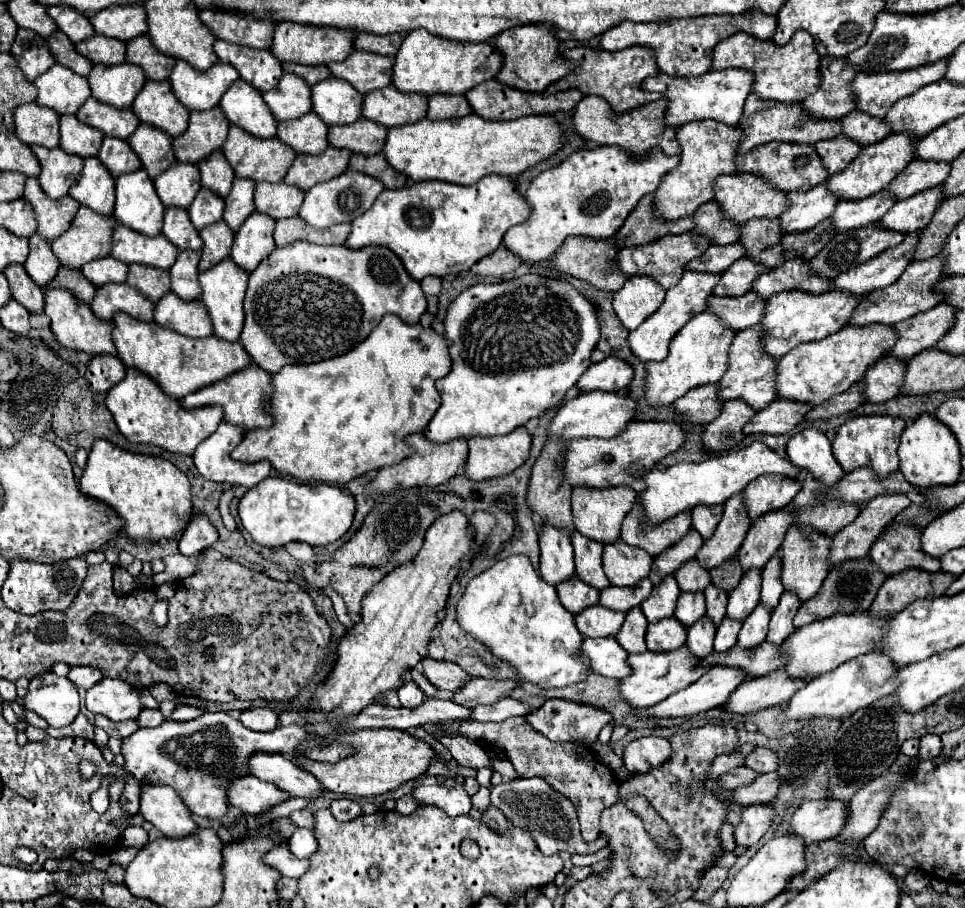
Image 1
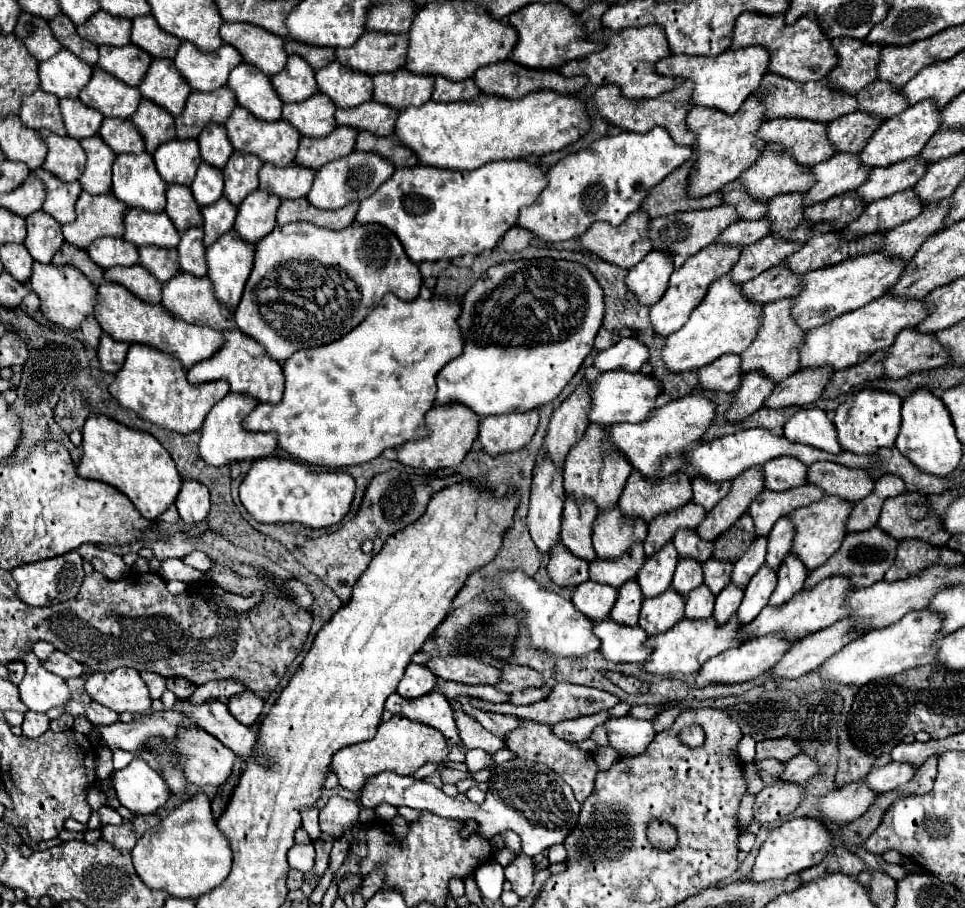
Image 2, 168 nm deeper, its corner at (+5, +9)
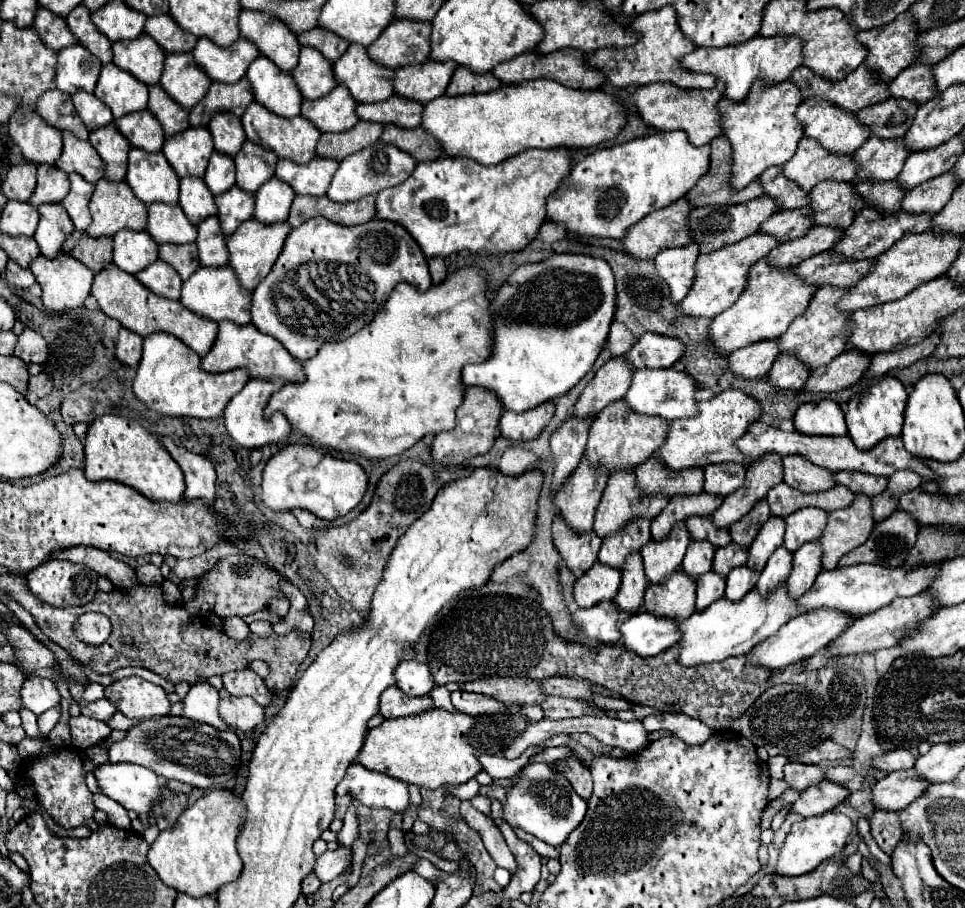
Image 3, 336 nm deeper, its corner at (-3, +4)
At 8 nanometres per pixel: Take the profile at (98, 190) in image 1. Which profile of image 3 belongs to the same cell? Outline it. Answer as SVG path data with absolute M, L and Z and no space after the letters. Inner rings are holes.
M115 122L91 132L89 142L105 162L105 180L121 182L127 172L127 154L131 146L123 140L123 136L119 136Z

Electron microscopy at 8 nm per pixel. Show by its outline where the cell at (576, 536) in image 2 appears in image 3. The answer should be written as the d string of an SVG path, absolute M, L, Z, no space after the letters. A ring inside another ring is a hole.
M579 464L571 474L571 480L563 486L563 492L555 496L555 506L567 526L583 536L593 532L593 516L601 502L603 490L607 484L607 476L599 476L599 472L591 472L587 464Z

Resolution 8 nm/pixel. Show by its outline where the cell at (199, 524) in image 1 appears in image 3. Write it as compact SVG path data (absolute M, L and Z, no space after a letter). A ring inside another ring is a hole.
M173 446L175 450L169 450L169 454L175 458L175 462L181 466L185 474L185 500L201 500L205 506L211 506L215 502L215 468L213 464L193 454L181 446Z

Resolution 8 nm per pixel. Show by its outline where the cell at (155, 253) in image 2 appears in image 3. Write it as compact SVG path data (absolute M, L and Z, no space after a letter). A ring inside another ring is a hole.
M161 244L159 260L167 262L181 276L181 280L187 280L199 268L199 260L195 260L195 244Z

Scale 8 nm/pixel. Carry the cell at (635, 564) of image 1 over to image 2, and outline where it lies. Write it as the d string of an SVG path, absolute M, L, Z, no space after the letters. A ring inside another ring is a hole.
M615 505L611 511L597 513L597 521L593 523L593 549L599 559L617 559L635 541L643 541L645 535L647 535L647 523L643 523L643 519L637 519L637 523L635 519L627 519L625 515L621 515L619 505Z

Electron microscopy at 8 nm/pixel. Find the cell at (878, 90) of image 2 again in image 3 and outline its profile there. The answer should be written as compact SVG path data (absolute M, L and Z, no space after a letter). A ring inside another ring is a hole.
M919 64L905 68L889 84L891 98L905 98L917 106L927 104L927 100L931 100L935 94L935 88L931 88L931 68L919 68Z

